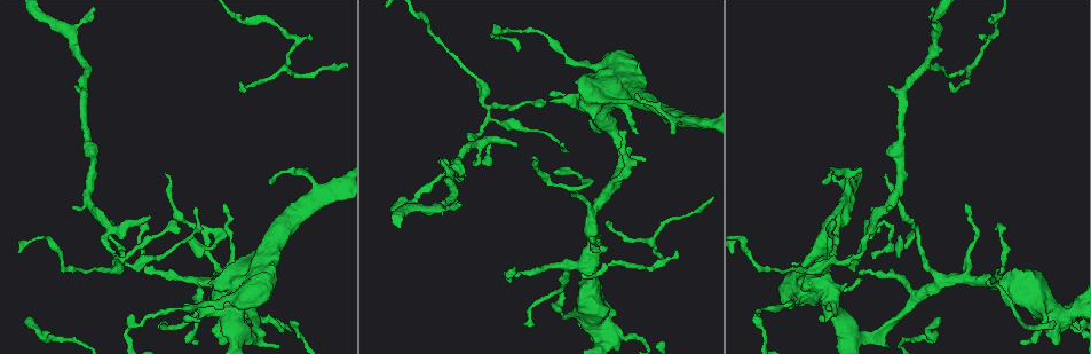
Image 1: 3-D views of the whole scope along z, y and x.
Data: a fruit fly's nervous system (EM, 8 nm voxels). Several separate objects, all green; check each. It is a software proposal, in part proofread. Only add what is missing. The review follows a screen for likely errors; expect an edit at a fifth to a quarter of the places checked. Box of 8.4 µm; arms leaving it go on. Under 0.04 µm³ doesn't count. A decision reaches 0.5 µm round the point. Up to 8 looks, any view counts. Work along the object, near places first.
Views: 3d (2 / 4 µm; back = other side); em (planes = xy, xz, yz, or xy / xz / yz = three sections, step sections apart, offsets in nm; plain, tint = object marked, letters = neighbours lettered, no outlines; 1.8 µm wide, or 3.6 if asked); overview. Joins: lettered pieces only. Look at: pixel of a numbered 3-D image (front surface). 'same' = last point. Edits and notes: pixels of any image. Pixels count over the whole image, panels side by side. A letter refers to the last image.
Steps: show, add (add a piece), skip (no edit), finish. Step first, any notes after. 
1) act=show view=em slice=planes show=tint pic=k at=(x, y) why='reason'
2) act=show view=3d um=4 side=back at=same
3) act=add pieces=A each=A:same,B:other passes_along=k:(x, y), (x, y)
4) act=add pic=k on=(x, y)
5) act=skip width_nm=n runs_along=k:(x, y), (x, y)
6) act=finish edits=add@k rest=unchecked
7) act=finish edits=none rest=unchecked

act=show view=3d um=4 pic=1 at=(637, 93) why='free end'

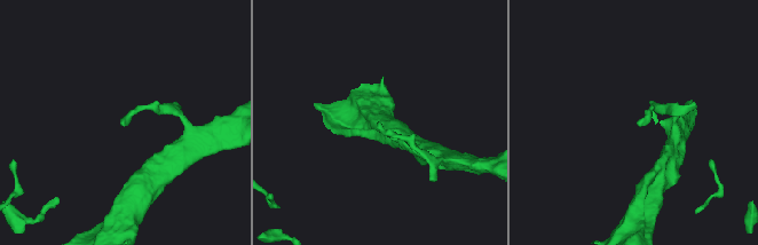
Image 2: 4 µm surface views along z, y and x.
act=show view=em slice=planes show=plain pic=2 at=(121, 121)

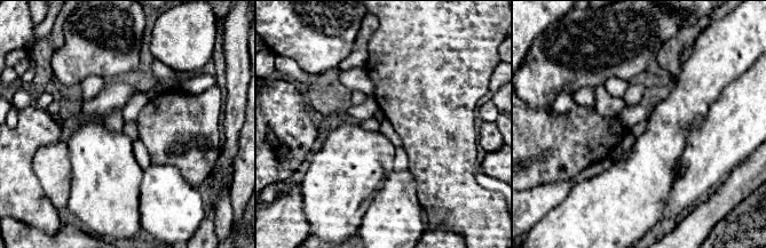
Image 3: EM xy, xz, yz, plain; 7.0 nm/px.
act=show view=em slice=planes show=letters at=same why='see the neighbours'

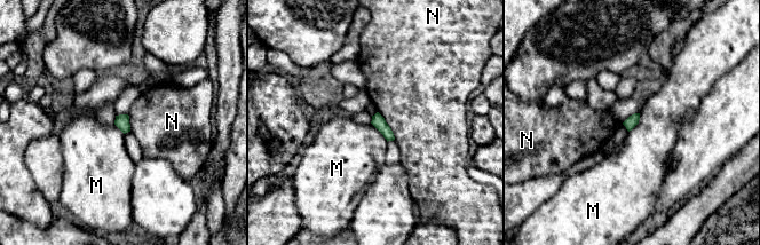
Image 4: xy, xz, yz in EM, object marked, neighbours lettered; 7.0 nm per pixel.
act=skip width_nm=80 each=M:other,N:other border=4:(640, 113), (639, 121), (628, 132) found='no lettered piece goes on from it'

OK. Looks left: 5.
act=show view=3d um=2 pic=1 at=(574, 192) why='abrupt turn'

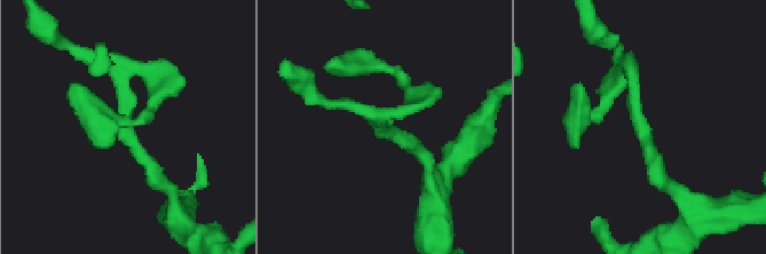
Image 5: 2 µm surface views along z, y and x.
act=show view=em slice=xy step=16 show=tint pic=5 at=(386, 119) why='shape alone is not enough'

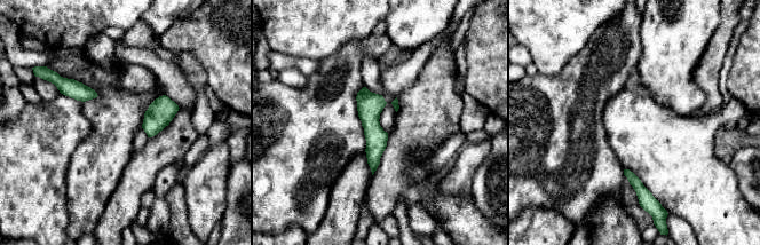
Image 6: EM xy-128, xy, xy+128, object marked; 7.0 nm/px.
act=show view=em slice=xy step=16 show=letters at=same why='see the neighbours'

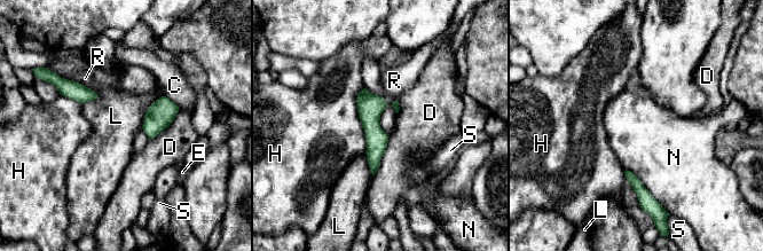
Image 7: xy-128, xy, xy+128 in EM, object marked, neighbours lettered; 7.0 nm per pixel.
act=skip each=C:other,D:other,E:other,H:other,L:other,N:other,R:other,S:other runs_along=7:(364, 92), (374, 133), (374, 169) found='no lettered piece goes on from it'

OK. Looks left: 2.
act=show view=3d um=4 pic=1 at=(850, 258) why='branch point'

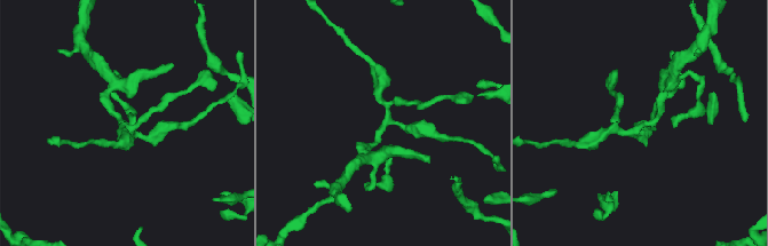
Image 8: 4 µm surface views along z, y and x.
act=show view=em slice=yz step=16 show=letters pic=8 at=(636, 128)

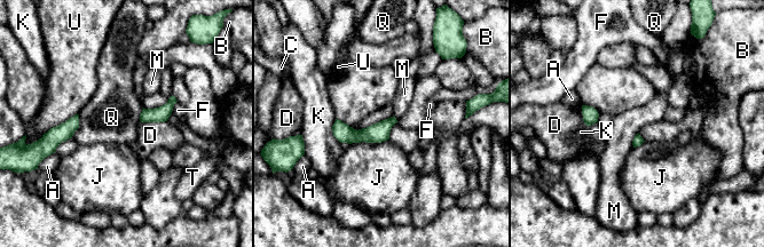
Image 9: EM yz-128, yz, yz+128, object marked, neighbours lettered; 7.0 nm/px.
act=skip width_nm=70 each=A:other,B:other,C:other,D:other,F:other,J:other,K:other,M:other,Q:other,T:other,U:other border=9:(638, 133), (632, 141), (632, 146) found='no lettered piece goes on from it'

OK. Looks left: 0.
act=finish edits=none rest=unchecked

